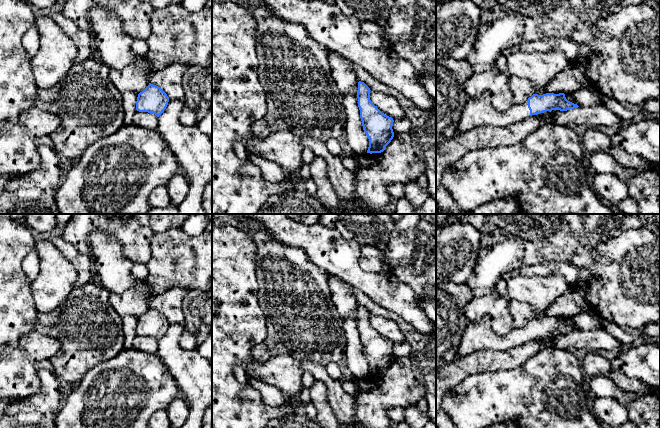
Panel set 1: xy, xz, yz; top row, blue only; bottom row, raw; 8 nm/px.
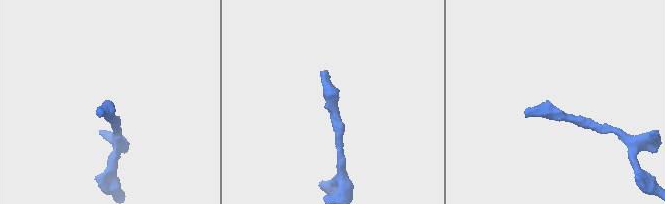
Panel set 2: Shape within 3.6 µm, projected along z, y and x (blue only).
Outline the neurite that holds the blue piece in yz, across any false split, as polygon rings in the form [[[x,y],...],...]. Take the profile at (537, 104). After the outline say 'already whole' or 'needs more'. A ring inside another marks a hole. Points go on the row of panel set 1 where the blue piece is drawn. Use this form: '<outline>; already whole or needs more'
[[[483,92],[467,100],[457,133],[464,133],[481,126],[507,127],[529,116],[546,111],[567,111],[578,107],[577,104],[568,101],[564,93],[546,93],[533,94],[524,103],[515,104],[506,112],[498,112],[491,104],[490,93]]]; needs more

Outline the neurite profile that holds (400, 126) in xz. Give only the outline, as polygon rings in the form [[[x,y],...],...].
[[[407,118],[394,120],[392,129],[394,135],[408,134],[411,130],[411,122]]]

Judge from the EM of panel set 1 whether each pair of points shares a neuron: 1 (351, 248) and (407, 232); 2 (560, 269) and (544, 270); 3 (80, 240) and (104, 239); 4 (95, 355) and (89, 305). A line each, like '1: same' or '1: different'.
1: different
2: same
3: different
4: same

